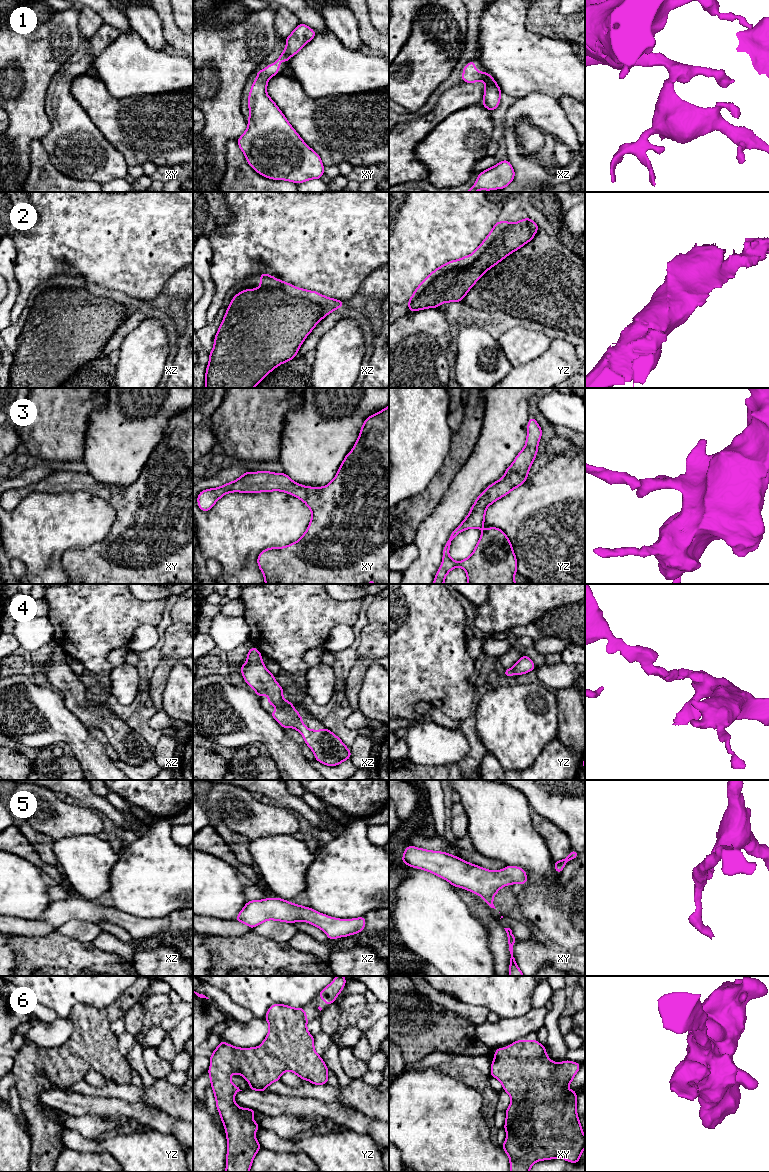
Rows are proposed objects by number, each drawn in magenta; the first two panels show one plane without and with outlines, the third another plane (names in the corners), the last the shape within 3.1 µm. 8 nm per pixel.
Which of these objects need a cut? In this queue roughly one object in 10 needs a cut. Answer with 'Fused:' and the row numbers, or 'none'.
Fused: none

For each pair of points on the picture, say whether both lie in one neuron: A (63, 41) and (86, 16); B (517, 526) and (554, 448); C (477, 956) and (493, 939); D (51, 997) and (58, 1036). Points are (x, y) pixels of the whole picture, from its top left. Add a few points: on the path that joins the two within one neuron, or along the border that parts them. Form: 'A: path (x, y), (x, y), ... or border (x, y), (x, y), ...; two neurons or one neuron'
A: border (79, 10), (78, 29), (82, 36); two neurons
B: border (574, 449), (559, 453), (556, 456); two neurons
C: border (479, 922), (485, 929), (488, 948), (495, 965); two neurons
D: border (59, 1016), (68, 1018); two neurons

